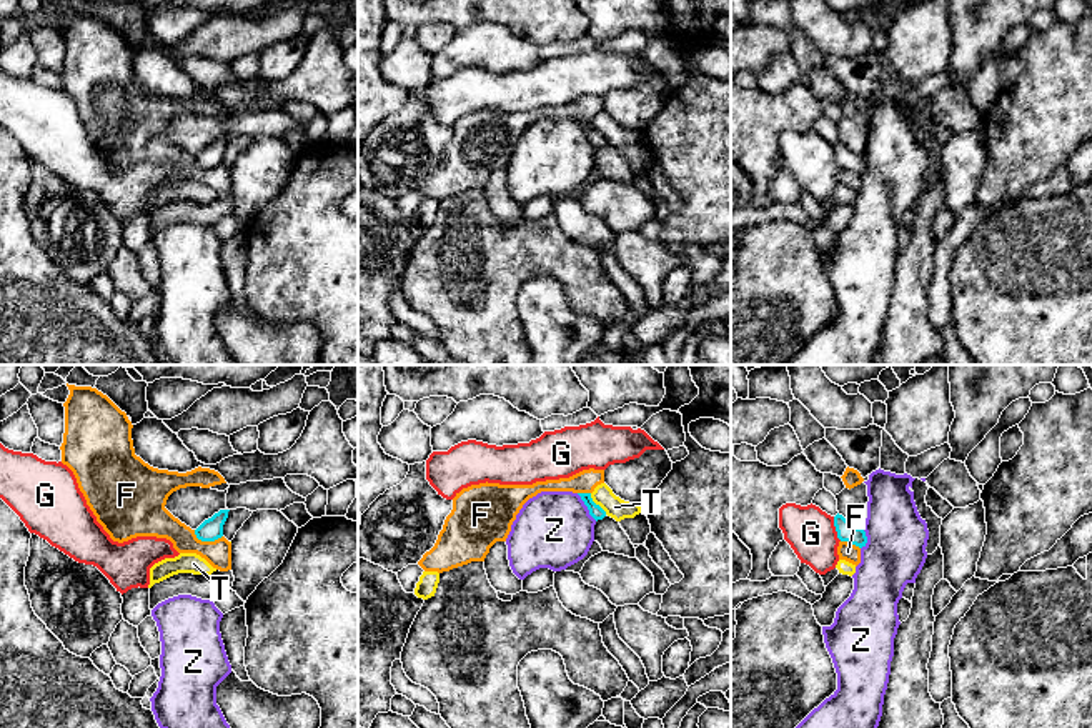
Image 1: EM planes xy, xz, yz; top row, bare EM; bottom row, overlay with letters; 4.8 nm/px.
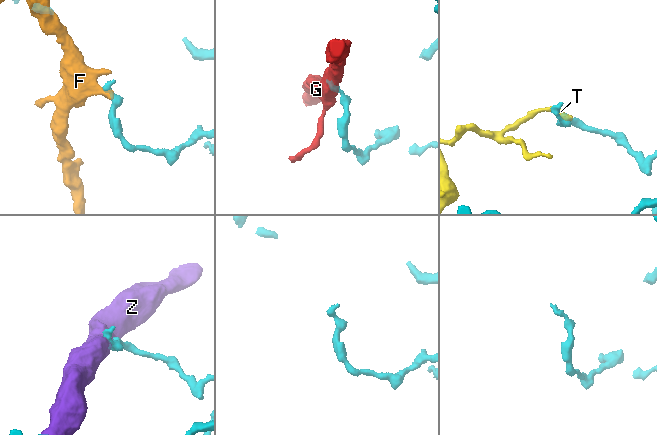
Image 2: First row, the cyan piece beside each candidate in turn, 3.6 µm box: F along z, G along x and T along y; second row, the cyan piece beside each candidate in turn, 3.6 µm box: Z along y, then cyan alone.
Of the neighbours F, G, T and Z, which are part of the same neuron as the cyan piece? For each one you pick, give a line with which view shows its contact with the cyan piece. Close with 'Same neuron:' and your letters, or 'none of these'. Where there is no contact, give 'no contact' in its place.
Same neuron: none of these

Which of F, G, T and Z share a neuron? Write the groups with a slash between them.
F / G / T / Z

